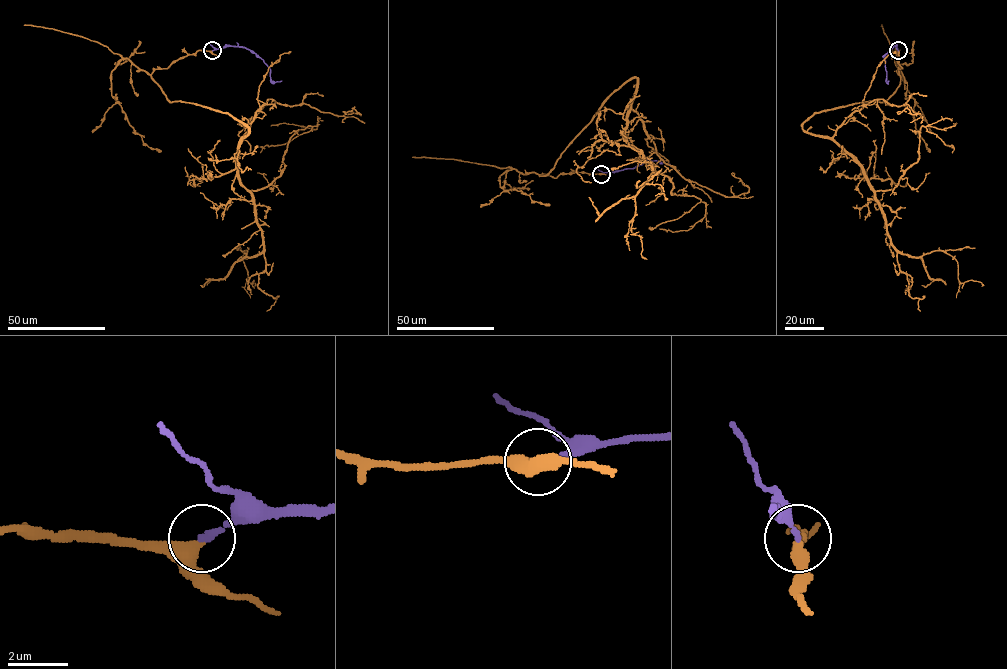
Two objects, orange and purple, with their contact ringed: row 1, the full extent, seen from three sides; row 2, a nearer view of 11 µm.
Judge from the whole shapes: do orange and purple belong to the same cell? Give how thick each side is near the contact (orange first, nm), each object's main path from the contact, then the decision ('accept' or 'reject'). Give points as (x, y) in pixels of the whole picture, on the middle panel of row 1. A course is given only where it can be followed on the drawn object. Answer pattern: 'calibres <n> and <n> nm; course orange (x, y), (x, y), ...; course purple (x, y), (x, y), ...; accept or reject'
calibres 320 and 180 nm; course orange (600, 174), (540, 175), (604, 101), (637, 78), (624, 134), (651, 164), (632, 222), (642, 257); course purple (600, 174), (632, 168), (650, 159), (670, 163); accept

